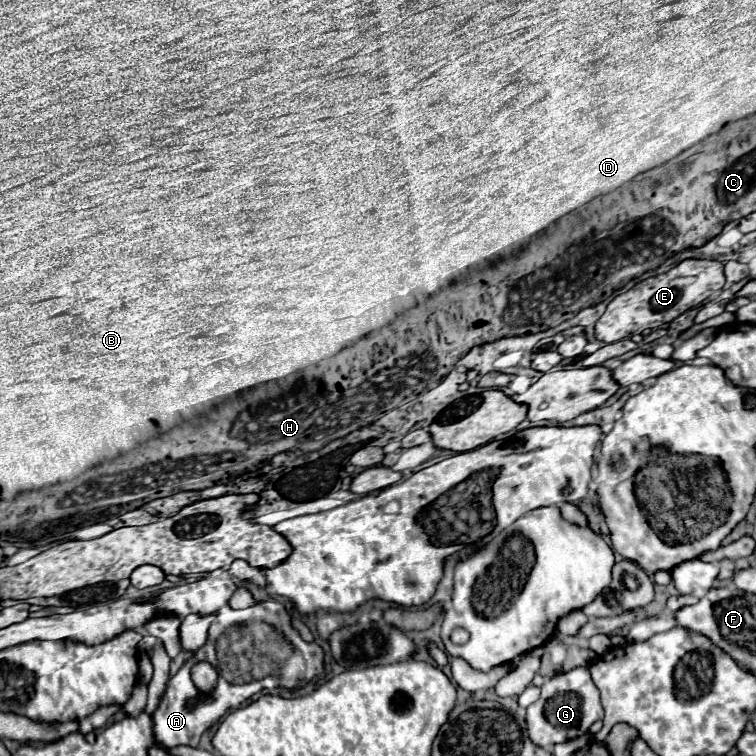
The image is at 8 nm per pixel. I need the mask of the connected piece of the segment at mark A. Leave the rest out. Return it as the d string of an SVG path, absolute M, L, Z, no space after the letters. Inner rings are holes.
M187 661L178 670L178 674L168 680L166 692L164 692L164 696L162 696L156 712L152 714L152 720L154 720L154 738L156 738L156 744L162 746L162 748L174 748L174 746L182 746L182 744L196 748L198 742L200 742L200 736L214 722L218 722L230 706L234 706L236 702L244 702L248 698L242 690L238 694L238 690L234 686L226 684L224 678L218 678L216 688L210 690L210 692L198 690L196 684L192 682L192 676L190 676L190 670L192 670L194 664ZM190 702L194 702L194 704L190 704Z

